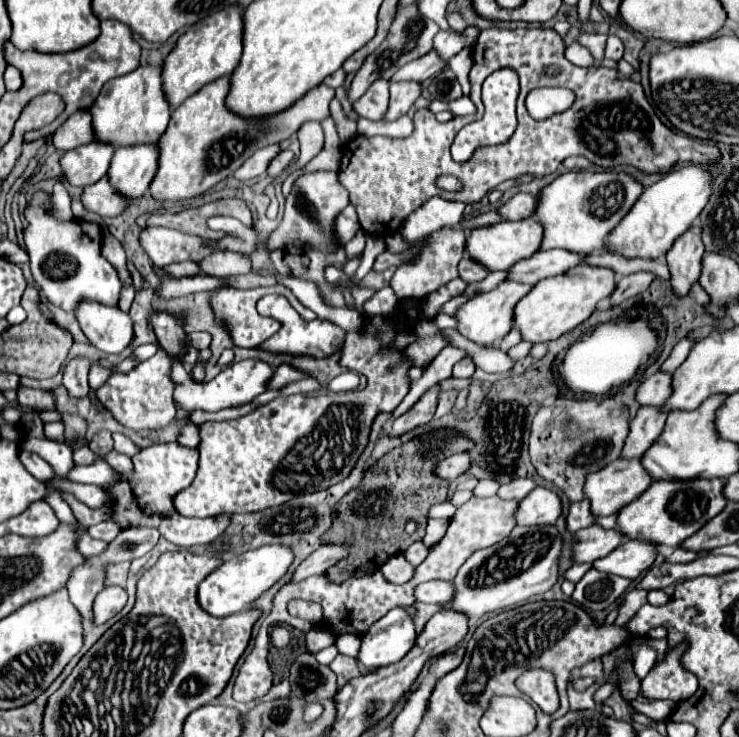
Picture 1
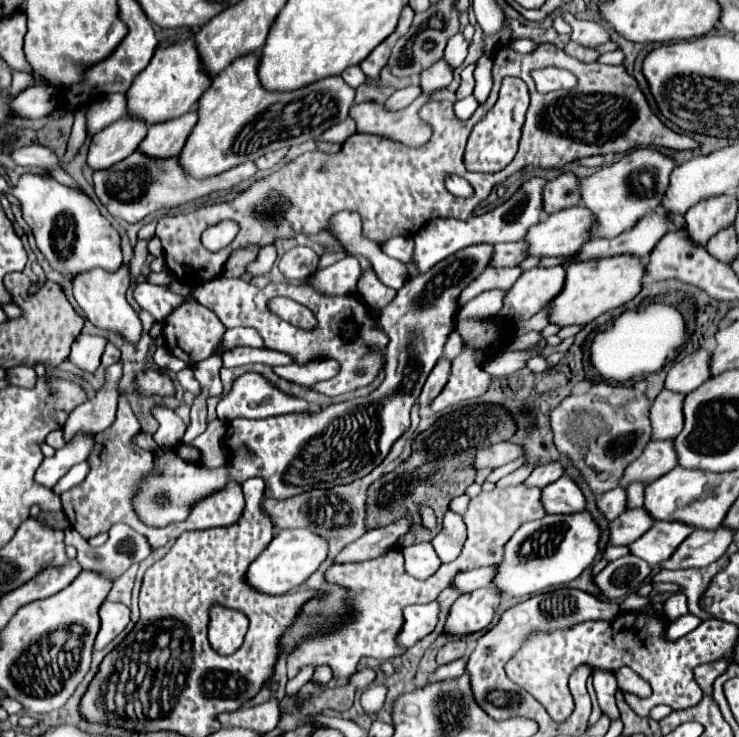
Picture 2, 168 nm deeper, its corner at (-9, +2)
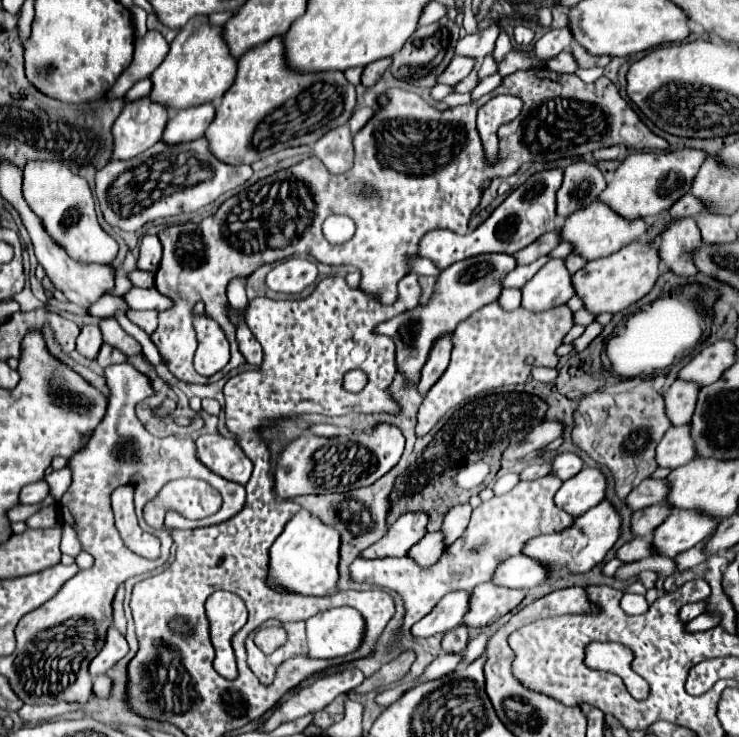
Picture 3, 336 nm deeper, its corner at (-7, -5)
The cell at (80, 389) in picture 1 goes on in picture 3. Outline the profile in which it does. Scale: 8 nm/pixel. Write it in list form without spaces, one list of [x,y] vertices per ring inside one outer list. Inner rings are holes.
[[[85,325],[81,329],[81,335],[77,337],[77,351],[87,359],[95,359],[101,345],[103,345],[103,339],[101,339],[99,325]]]

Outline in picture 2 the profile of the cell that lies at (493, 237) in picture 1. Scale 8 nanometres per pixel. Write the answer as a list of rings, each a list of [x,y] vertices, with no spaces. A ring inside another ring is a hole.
[[[573,206],[549,216],[543,216],[535,226],[531,226],[523,238],[527,244],[525,256],[569,256],[585,240],[589,240],[589,210]]]

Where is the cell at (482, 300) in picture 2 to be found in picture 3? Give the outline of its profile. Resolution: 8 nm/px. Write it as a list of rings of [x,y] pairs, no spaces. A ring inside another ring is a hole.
[[[515,287],[503,289],[503,295],[499,295],[499,305],[507,311],[519,307],[521,305],[521,289],[515,289]]]

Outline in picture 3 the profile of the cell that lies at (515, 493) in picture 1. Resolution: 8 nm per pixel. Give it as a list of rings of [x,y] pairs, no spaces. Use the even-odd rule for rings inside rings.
[[[561,453],[553,461],[553,475],[559,475],[559,479],[571,479],[585,467],[583,459],[577,453]]]

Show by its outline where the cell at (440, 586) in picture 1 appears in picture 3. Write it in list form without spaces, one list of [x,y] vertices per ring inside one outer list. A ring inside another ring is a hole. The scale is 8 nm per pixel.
[[[515,555],[503,561],[497,571],[493,583],[501,587],[515,587],[515,589],[531,589],[549,579],[549,569],[529,555]]]

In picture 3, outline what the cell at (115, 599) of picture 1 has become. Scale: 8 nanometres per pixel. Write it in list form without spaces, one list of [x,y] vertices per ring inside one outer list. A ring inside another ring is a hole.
[[[111,627],[111,631],[107,633],[107,641],[105,641],[103,651],[89,665],[89,675],[97,677],[97,675],[109,671],[119,659],[123,659],[127,655],[127,651],[129,651],[129,645],[127,645],[125,637],[119,635],[119,631],[113,631],[113,627]]]

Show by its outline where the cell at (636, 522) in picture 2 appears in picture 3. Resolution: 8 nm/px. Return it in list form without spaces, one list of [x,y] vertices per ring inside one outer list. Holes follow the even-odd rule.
[[[669,503],[663,505],[649,505],[645,509],[639,509],[633,513],[631,519],[631,529],[637,537],[649,537],[669,515],[673,507]]]

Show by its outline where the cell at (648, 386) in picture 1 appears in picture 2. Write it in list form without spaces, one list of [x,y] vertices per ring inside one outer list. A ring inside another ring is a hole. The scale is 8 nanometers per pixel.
[[[699,348],[675,362],[675,366],[667,372],[665,388],[677,394],[689,394],[699,388],[709,378],[709,356],[711,354],[707,350]]]

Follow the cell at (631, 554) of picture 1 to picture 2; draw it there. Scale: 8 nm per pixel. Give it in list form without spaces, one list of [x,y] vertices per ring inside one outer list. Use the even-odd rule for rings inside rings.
[[[653,524],[639,540],[629,546],[629,552],[649,566],[657,566],[671,558],[677,546],[693,532],[693,528],[685,528],[685,524]]]

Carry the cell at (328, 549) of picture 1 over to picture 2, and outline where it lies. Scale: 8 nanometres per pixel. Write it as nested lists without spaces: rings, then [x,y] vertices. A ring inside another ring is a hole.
[[[399,520],[397,524],[389,524],[385,528],[377,528],[377,530],[365,532],[361,538],[353,540],[351,544],[347,544],[335,556],[335,564],[365,562],[369,558],[373,560],[373,558],[385,554],[409,530],[409,526],[411,526],[409,520]]]

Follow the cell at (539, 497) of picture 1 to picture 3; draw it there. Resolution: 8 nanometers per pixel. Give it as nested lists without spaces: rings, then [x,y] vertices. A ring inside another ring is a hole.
[[[585,467],[575,477],[567,479],[555,495],[555,505],[569,515],[583,515],[605,499],[607,479],[597,467]]]

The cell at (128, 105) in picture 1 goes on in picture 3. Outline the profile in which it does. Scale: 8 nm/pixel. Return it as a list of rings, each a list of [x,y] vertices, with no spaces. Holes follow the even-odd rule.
[[[195,17],[179,31],[169,45],[165,61],[153,71],[153,89],[149,97],[169,109],[187,109],[201,103],[213,103],[219,101],[235,81],[235,69],[237,59],[229,53],[223,39],[223,27],[211,25],[207,17]]]

